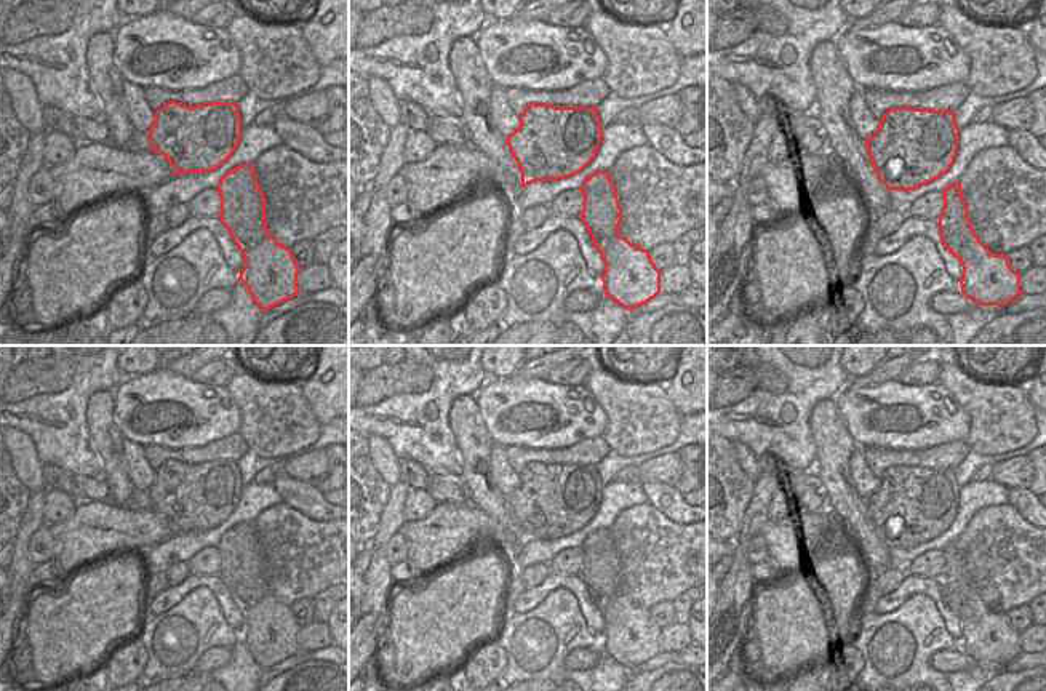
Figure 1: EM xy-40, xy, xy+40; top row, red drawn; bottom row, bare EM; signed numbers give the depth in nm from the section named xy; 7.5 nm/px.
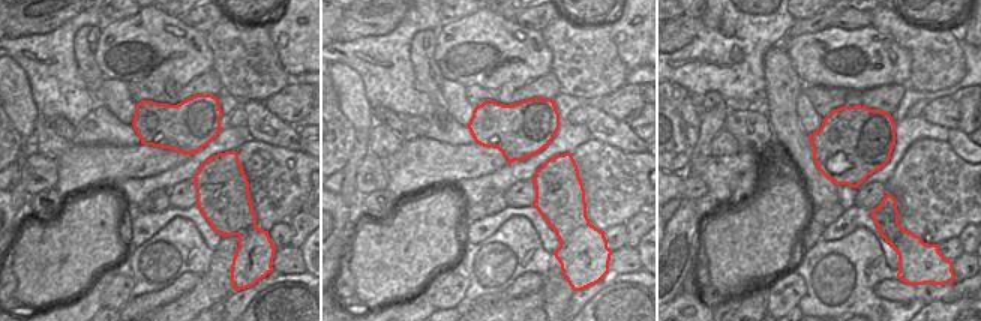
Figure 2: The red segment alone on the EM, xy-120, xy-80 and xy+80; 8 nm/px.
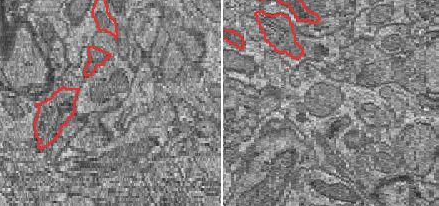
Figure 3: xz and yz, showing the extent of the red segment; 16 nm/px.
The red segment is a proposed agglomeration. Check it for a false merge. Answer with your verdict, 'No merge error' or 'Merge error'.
Merge error.

